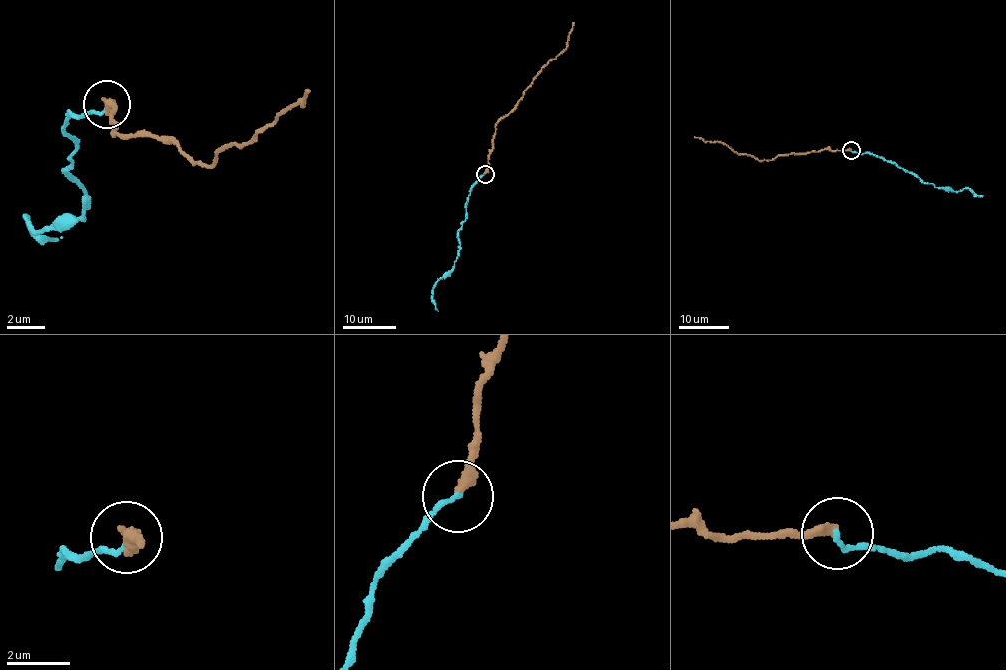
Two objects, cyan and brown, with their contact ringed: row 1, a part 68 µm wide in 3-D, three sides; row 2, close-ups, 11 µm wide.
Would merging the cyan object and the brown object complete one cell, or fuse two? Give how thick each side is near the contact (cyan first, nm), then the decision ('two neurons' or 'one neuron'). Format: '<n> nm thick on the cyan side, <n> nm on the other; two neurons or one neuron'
170 nm thick on the cyan side, 320 nm on the other; one neuron

